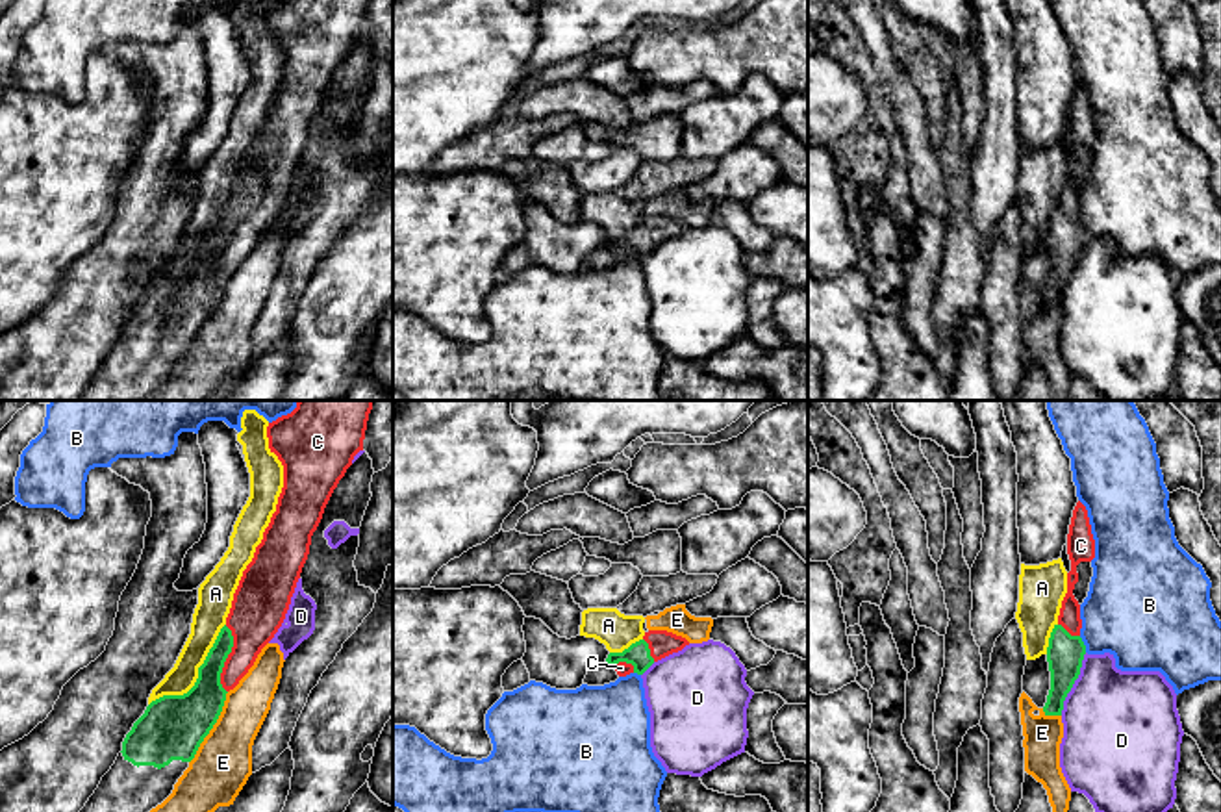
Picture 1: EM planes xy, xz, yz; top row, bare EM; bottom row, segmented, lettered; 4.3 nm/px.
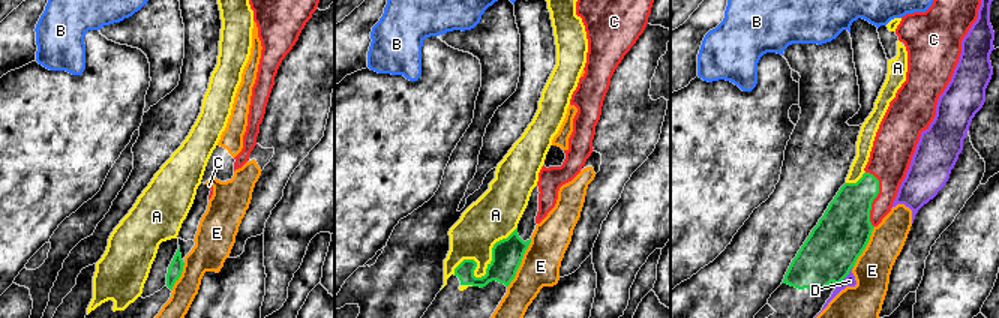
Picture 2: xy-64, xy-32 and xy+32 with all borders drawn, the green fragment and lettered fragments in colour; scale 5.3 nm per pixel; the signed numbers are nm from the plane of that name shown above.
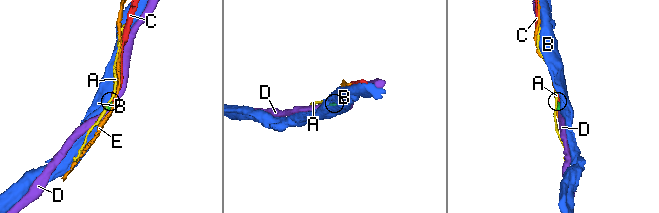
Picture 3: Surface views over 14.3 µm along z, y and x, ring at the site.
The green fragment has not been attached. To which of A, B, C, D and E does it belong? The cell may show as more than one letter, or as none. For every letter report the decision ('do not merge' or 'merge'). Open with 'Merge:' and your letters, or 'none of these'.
Merge: C
A: do not merge
B: do not merge
C: merge
D: do not merge
E: do not merge

